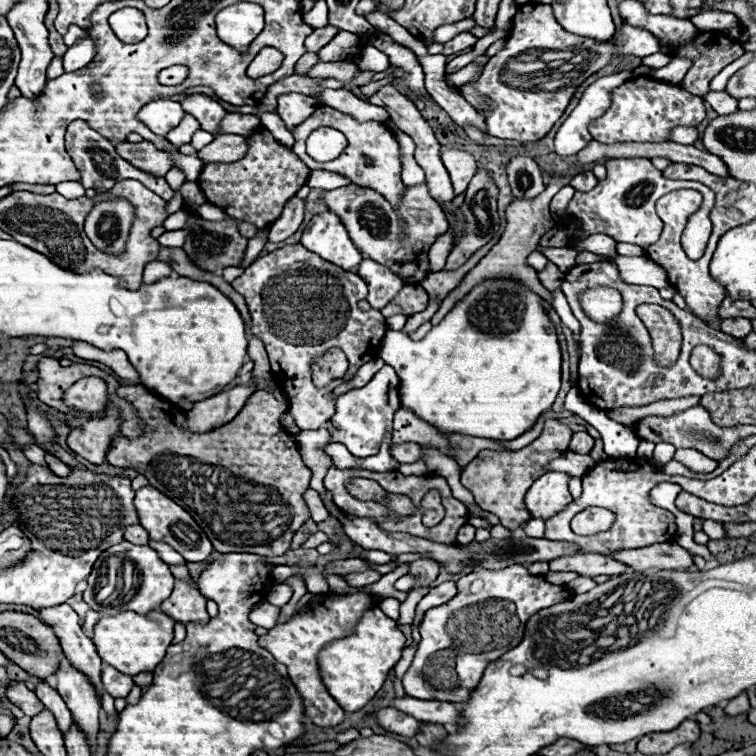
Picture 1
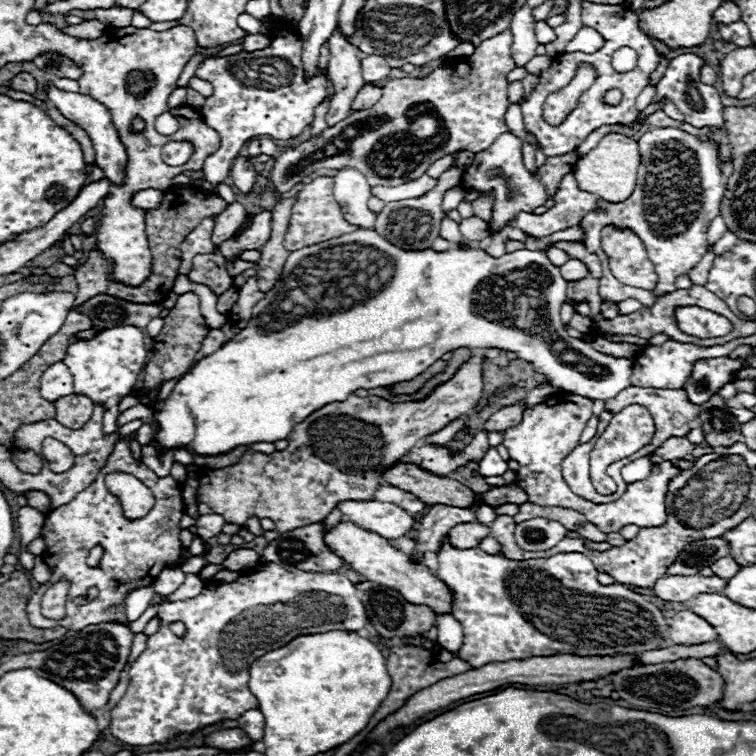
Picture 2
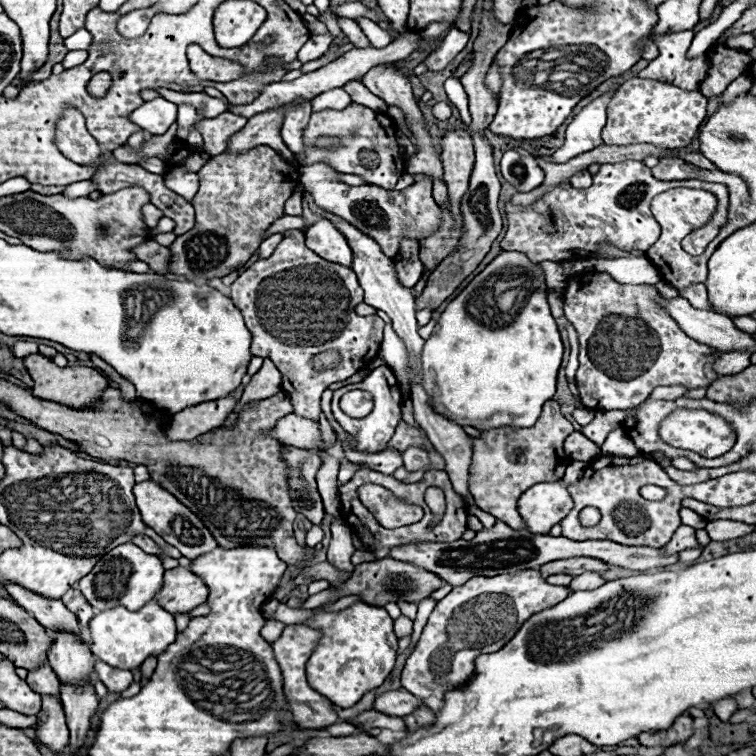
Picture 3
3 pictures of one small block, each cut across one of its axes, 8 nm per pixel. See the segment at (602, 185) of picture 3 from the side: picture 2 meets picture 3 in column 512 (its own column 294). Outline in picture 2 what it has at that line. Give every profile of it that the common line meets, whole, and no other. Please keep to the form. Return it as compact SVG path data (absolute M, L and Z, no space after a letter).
M318 176L310 184L306 184L304 190L298 194L298 202L292 208L290 226L288 226L288 232L284 236L284 248L294 252L294 250L300 250L300 248L310 246L310 244L324 242L328 238L350 234L354 230L358 230L358 226L344 220L344 214L332 196L332 178L330 176Z

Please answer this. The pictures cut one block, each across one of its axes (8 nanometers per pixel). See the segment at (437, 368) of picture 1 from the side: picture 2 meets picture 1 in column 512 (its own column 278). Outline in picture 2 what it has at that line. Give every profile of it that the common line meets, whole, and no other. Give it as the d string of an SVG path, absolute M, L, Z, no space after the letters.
M360 228L356 232L350 232L350 234L320 242L320 244L312 244L312 246L304 246L300 250L294 250L284 264L282 276L286 276L286 278L278 280L276 286L270 292L266 292L266 298L260 300L260 304L254 306L254 308L258 308L258 316L252 316L252 320L248 322L248 328L240 330L232 340L228 340L214 354L202 358L192 368L192 372L186 374L176 384L176 388L170 394L170 398L166 400L164 408L154 414L154 420L160 424L156 444L166 446L166 448L186 446L194 454L216 456L216 454L230 452L232 448L244 446L244 444L284 440L296 424L304 422L318 408L322 408L330 402L344 402L358 388L368 390L368 388L378 388L378 386L390 386L390 384L396 384L396 382L408 382L408 380L416 378L420 372L424 372L426 368L430 368L438 358L442 358L442 354L456 350L456 348L462 348L462 346L466 346L466 348L512 350L512 352L518 354L520 360L530 362L536 372L544 374L556 392L572 392L572 394L580 394L580 396L590 398L590 400L610 400L616 394L620 394L624 388L630 386L632 360L616 358L616 356L610 356L610 354L600 354L594 348L590 348L586 342L570 338L566 334L566 330L562 328L560 306L568 300L566 298L568 282L562 278L560 268L552 266L542 250L526 250L524 248L524 250L516 250L512 254L504 254L498 260L488 256L484 250L476 250L476 248L470 248L470 250L452 248L452 250L446 250L446 252L434 252L434 250L400 252L400 248L388 244L388 240L384 240L376 230L368 230L368 228L362 230Z

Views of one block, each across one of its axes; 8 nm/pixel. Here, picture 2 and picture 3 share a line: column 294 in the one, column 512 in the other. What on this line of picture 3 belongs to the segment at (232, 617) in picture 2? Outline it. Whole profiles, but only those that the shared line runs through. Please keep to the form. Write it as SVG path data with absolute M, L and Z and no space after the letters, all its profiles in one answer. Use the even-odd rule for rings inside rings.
M518 570L512 574L498 574L498 576L474 576L472 580L468 580L462 586L454 586L452 592L448 596L444 596L434 612L428 618L428 624L422 630L422 636L416 644L416 648L412 650L412 654L406 660L406 666L402 670L402 686L418 696L418 698L428 698L428 696L436 696L436 698L444 698L444 694L464 682L470 680L472 670L474 670L474 658L480 654L490 654L490 652L498 652L518 630L520 626L534 616L536 612L548 610L552 606L556 606L560 600L564 600L568 596L568 588L564 586L552 586L548 584L538 570ZM458 650L478 650L480 654L454 654Z

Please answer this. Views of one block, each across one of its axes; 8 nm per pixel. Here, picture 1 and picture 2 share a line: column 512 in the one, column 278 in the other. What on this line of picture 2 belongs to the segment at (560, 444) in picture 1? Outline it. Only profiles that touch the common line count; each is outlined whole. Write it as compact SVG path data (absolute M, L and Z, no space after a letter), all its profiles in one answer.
M474 356L470 362L466 362L452 380L438 386L424 402L402 402L392 404L378 396L348 396L344 402L332 402L324 408L312 412L308 420L296 424L292 432L288 434L288 448L276 450L272 454L262 454L252 448L244 452L240 462L230 464L226 468L214 468L204 470L200 476L200 488L196 492L196 500L204 502L212 508L212 512L220 512L228 522L232 524L244 524L250 516L258 518L270 518L276 524L278 532L290 532L294 528L320 522L330 514L330 510L344 500L368 500L372 494L380 488L378 478L382 476L384 468L388 464L394 464L396 460L402 460L406 452L414 446L418 446L418 440L422 440L428 434L434 434L448 426L448 422L454 422L456 418L468 414L476 406L476 402L482 398L482 358Z

